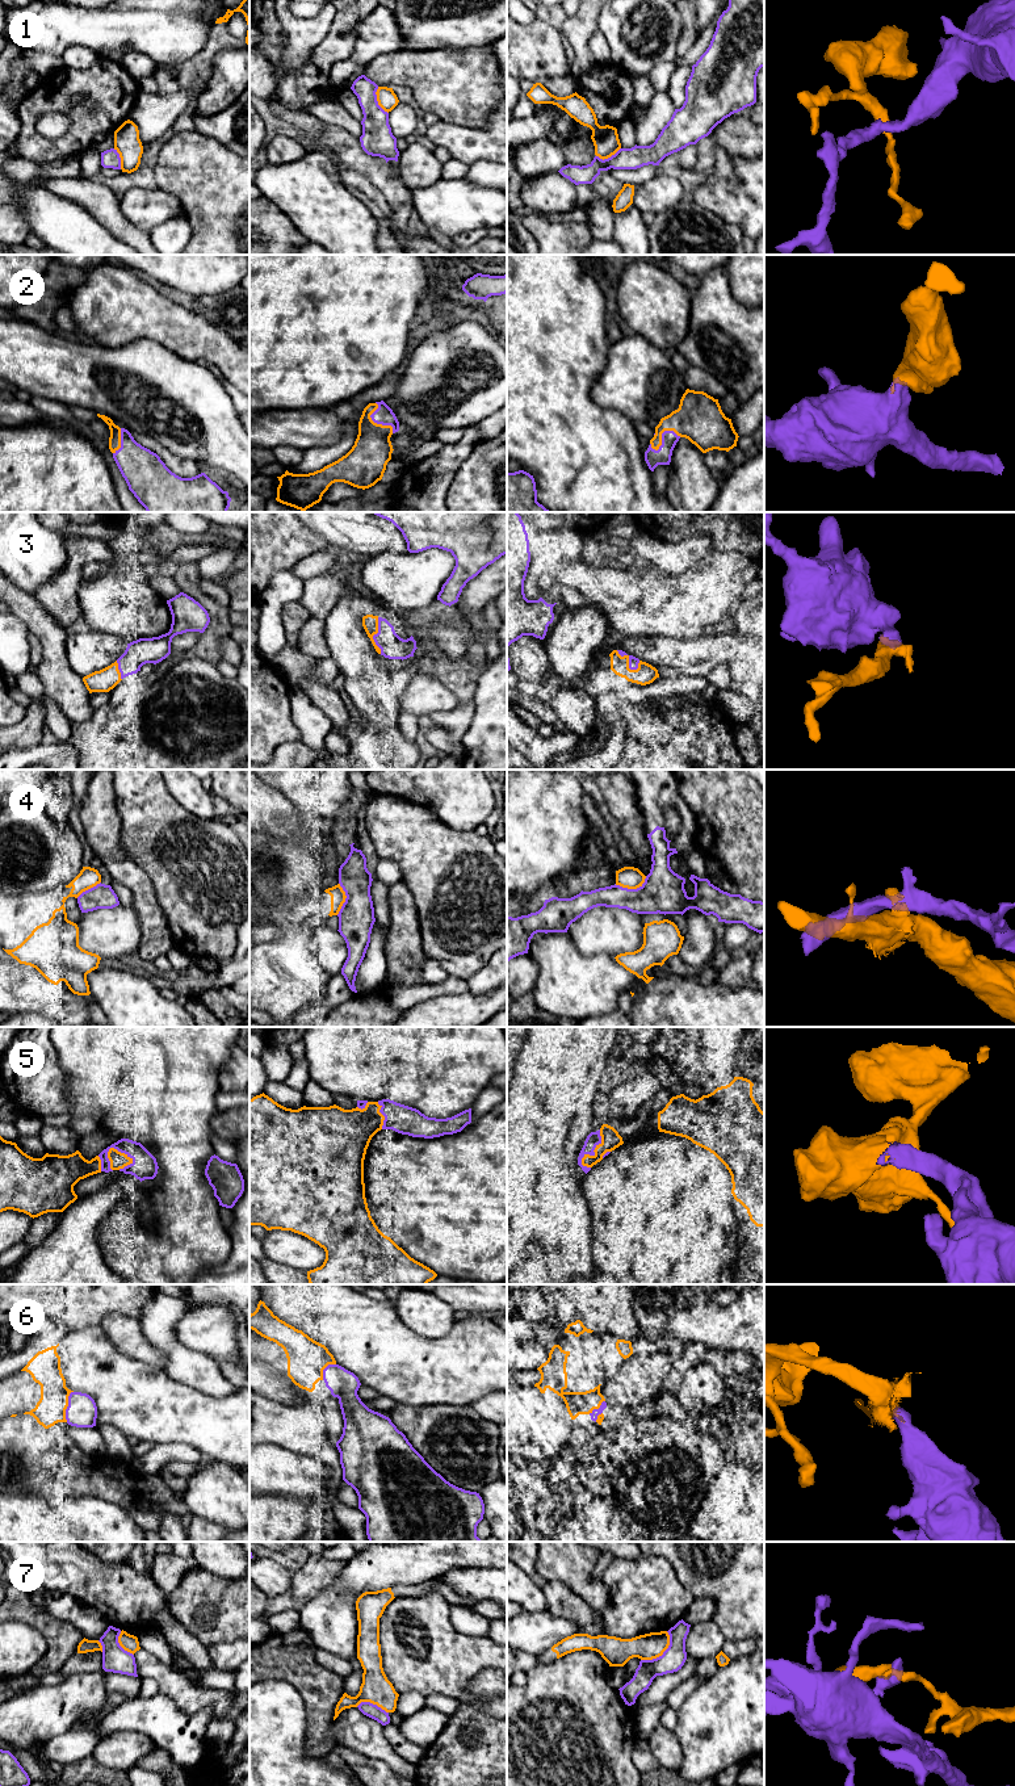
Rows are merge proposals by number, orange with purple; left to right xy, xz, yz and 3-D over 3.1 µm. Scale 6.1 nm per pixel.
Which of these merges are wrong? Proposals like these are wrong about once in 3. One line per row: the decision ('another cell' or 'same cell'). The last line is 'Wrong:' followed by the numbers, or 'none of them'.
1: another cell
2: same cell
3: same cell
4: another cell
5: same cell
6: same cell
7: another cell
Wrong: 1, 4, 7

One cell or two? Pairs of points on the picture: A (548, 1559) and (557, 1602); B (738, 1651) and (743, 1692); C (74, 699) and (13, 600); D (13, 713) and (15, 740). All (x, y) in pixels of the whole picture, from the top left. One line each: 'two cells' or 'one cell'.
A: two cells
B: two cells
C: one cell
D: two cells

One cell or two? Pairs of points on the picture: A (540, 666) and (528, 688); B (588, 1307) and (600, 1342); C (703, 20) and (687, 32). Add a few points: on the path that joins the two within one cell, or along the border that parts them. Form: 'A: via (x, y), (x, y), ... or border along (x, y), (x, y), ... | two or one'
A: border along (520, 679), (533, 683) | two
B: border along (598, 1330), (617, 1338) | two
C: border along (695, 13), (695, 32), (697, 34) | two

